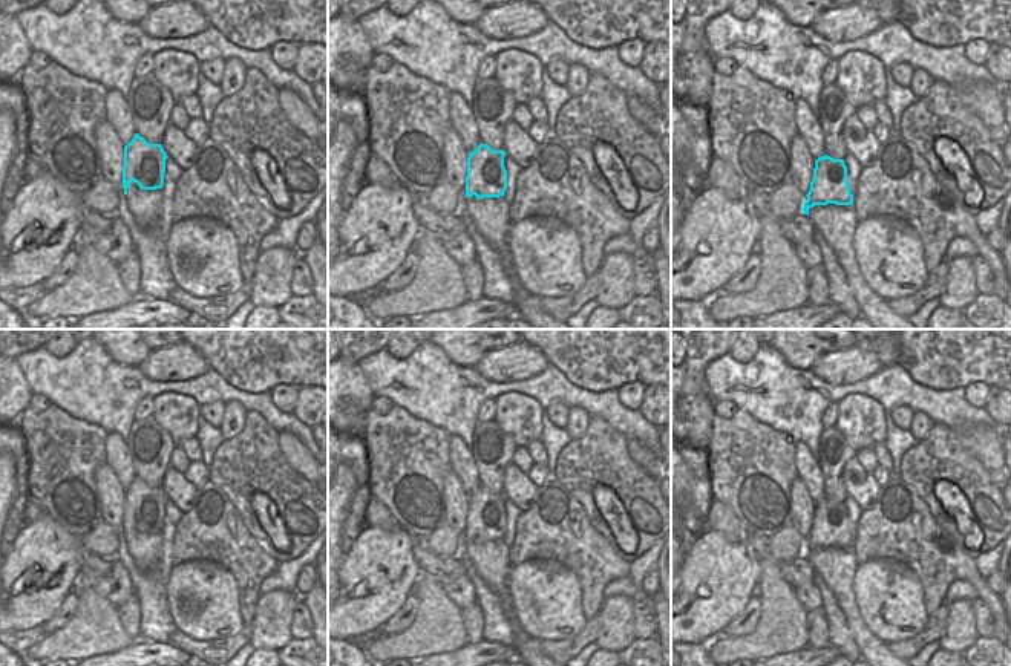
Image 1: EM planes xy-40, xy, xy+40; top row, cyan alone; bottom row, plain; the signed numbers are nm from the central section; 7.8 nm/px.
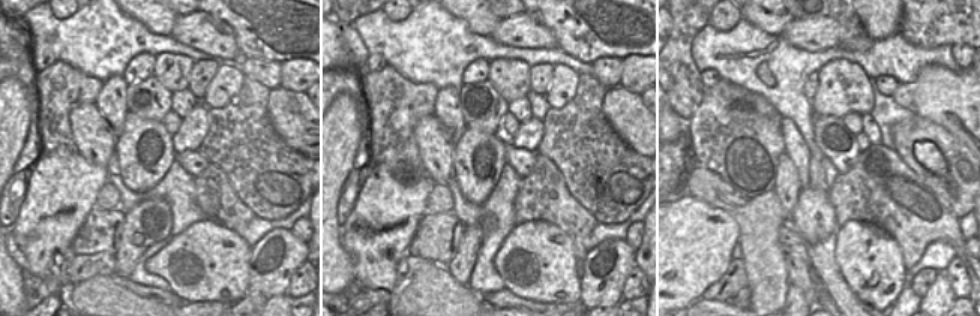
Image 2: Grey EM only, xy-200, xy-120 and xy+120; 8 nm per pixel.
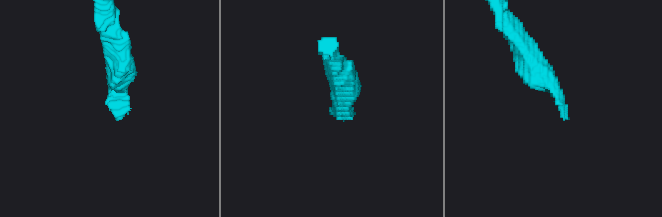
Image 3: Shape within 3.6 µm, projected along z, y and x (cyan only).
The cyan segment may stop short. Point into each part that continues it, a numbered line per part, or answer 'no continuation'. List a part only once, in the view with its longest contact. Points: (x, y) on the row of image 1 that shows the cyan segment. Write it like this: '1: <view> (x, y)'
1: xy+40 (837, 224)

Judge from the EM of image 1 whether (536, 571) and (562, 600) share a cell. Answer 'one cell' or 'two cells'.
one cell

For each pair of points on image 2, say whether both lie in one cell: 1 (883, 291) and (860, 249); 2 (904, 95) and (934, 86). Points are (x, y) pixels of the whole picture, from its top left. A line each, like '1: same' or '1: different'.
1: same
2: different

